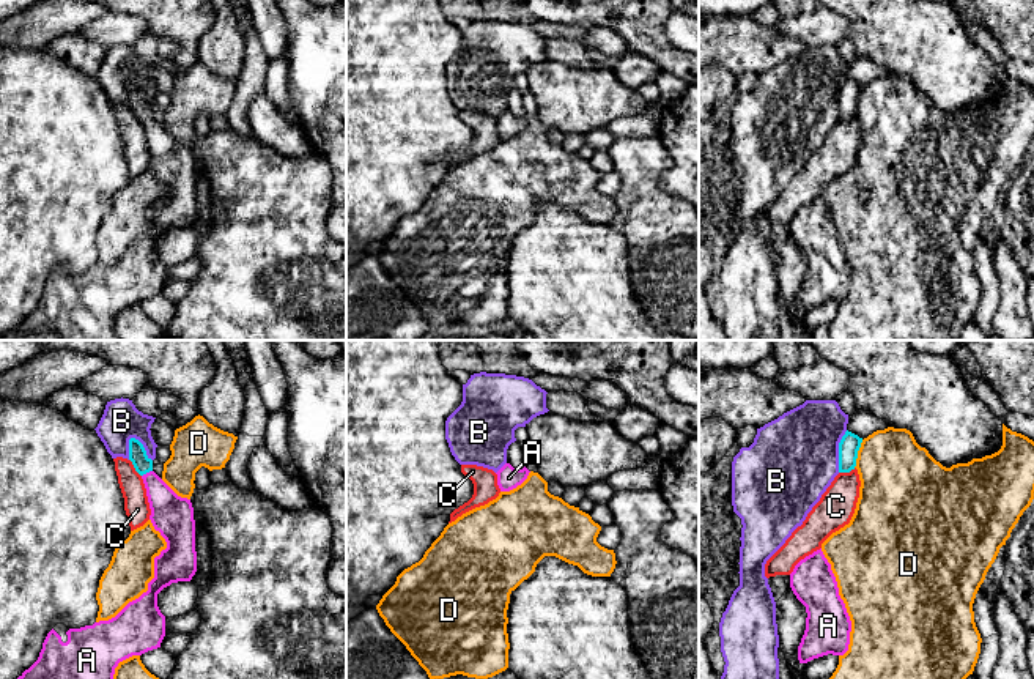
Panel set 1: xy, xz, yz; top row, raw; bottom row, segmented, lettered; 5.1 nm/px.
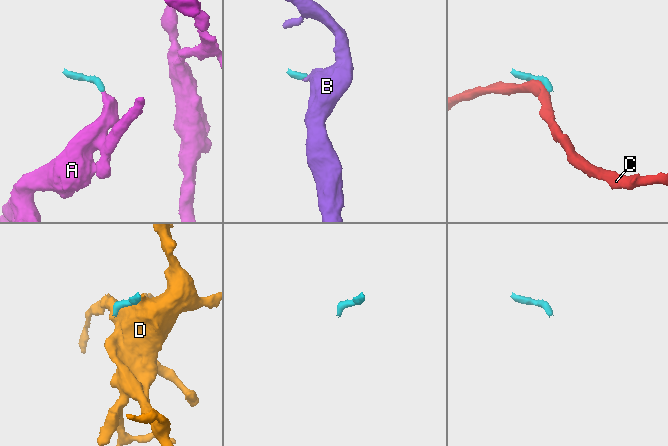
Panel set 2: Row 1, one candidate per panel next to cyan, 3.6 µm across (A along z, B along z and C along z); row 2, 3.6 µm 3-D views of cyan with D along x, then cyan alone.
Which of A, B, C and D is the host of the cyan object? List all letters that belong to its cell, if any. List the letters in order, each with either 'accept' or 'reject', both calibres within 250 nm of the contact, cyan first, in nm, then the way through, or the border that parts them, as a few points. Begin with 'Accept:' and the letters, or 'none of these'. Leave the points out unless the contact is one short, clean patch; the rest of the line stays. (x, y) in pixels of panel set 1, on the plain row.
Accept: A
A: accept | 90/200 nm | across xy (137, 101), (147, 118), (170, 161)
B: reject | 90/200 nm
C: reject | 90/130 nm | along xy (129, 106), (140, 123)
D: reject | 110/400 nm

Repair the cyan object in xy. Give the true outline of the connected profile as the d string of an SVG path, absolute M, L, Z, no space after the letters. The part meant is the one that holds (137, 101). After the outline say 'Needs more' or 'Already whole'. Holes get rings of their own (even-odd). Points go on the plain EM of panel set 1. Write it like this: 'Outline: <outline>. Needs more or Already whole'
Outline: M129 87L129 107L142 123L151 156L150 167L167 189L154 205L154 225L148 238L129 249L115 265L80 276L57 271L46 284L38 307L0 340L118 340L113 331L120 309L161 295L165 284L165 263L157 254L157 241L178 228L190 228L197 219L195 167L190 147L178 143L154 118L143 91Z. Needs more

